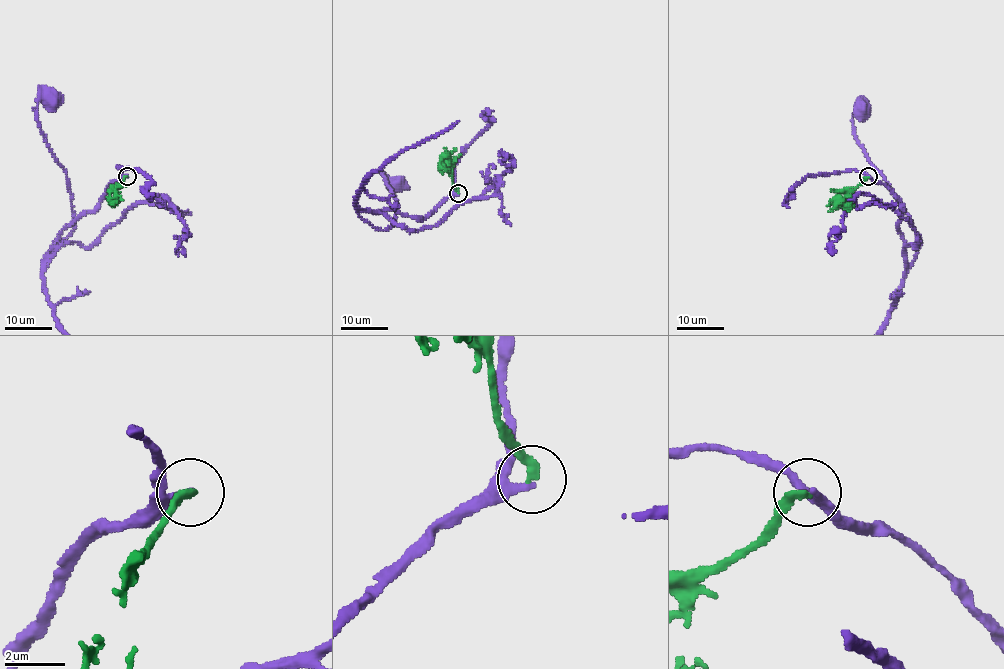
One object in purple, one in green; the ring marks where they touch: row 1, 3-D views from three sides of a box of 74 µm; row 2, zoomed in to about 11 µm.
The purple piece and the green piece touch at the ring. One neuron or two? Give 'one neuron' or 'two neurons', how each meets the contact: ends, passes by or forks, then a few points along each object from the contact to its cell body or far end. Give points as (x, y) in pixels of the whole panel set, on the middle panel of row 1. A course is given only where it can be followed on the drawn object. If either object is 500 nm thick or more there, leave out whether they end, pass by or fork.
two neurons; purple ends there; green ends there; purple runs (458, 194), (423, 217), (395, 210), (358, 212), (378, 229), (392, 225), (397, 202), (381, 172), (396, 183); green runs (458, 192), (443, 155), (441, 170), (445, 164)

